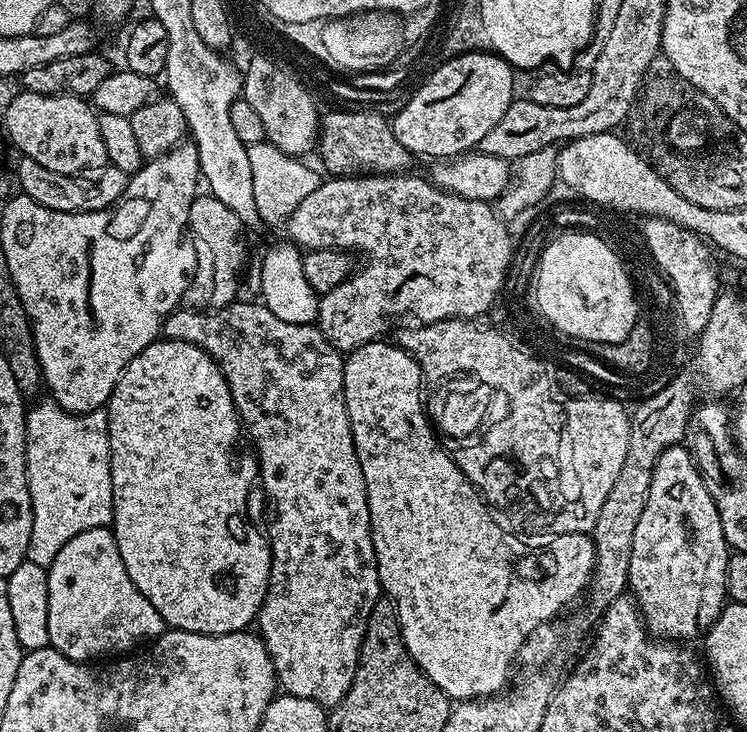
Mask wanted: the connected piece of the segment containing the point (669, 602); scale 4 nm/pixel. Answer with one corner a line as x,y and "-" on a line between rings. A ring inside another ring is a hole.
683,443
662,450
662,454
654,466
654,474
650,478
650,494
646,498
646,510
642,510
642,518
638,518
638,527
634,530
634,546
630,546
630,572
627,587
627,591
636,602
636,611
640,613
640,619
644,621
644,626
648,629
649,637
659,638
664,642
692,642
688,640
694,639
696,635
697,639
701,634
707,632
728,600
726,562
729,555
730,549
722,534
722,522
718,518
716,503
714,498
710,498
710,490
706,490
704,479
700,476
700,471
696,469
696,459

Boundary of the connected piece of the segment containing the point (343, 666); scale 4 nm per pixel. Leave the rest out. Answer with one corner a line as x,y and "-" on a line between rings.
233,302
226,305
225,308
211,310
197,310
181,306
166,317
162,332
169,340
190,342
194,346
206,350
206,354
212,356
212,360
222,370
222,374
230,386
230,394
234,398
234,406
240,416
243,431
246,433
247,439
249,436
253,446
256,447
254,455
258,465
258,484
259,487
260,484
264,487
264,496
268,499
268,512
272,515
273,520
273,524
266,528
266,535
272,550
272,565
270,566
268,589
264,595
264,604
260,608
258,617
258,625
260,624
258,635
264,640
266,650
274,662
279,687
287,695
310,698
325,706
335,706
340,704
345,694
352,689
354,674
358,666
360,643
366,634
366,622
370,618
370,610
374,610
374,602
381,599
382,596
380,575
376,569
376,555
372,541
366,482
362,474
362,466
358,462
358,454
354,450
352,427
344,401
345,357
323,336
315,323
295,325
291,322
284,322
281,318
276,318
263,303
240,303

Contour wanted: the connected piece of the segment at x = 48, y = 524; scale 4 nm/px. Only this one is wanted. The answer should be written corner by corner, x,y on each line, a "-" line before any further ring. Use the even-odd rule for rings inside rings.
40,398
33,404
36,405
27,409
24,422
32,503
28,559
47,569
74,534
111,525
112,459
107,411
68,412
51,398

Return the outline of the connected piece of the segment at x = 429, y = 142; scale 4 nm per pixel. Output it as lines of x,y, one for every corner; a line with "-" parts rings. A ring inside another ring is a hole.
492,52
464,53
437,65
420,89
409,95
400,112
391,117
394,138
416,158
455,158
473,151
498,126
514,99
514,68

